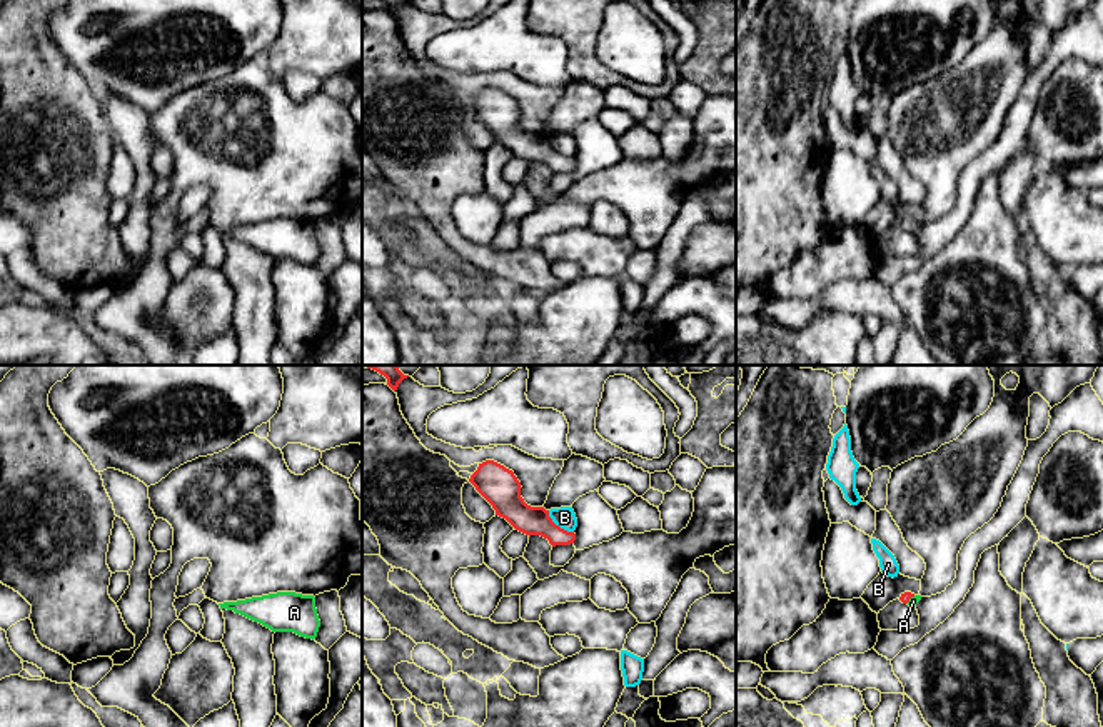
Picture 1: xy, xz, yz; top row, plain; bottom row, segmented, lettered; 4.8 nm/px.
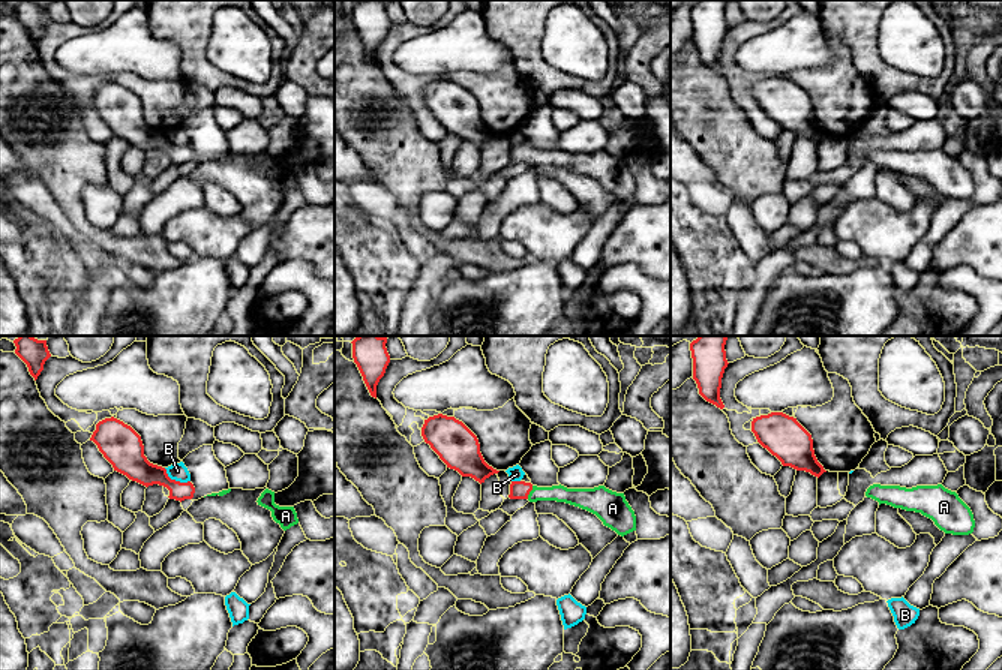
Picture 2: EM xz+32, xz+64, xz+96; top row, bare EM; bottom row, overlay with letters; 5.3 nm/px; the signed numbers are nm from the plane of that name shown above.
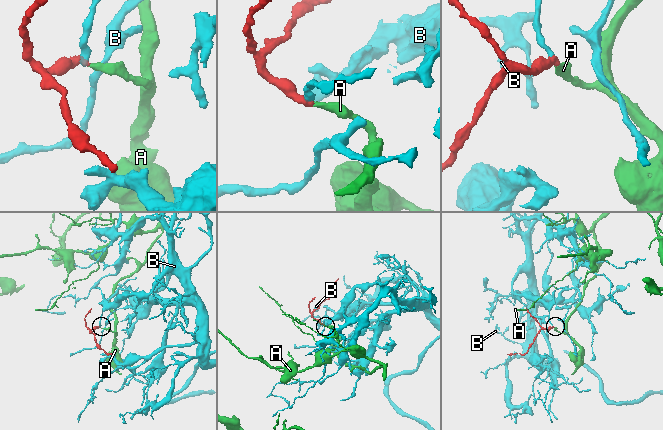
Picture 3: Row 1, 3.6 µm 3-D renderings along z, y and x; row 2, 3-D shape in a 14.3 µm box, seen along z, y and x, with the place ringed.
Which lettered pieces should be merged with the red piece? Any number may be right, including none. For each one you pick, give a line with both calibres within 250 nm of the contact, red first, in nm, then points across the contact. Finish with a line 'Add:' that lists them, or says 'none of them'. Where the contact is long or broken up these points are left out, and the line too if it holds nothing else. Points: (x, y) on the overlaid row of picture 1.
A: calibres 50 and 50 nm; way yz (905, 597), (910, 597), (913, 601)
Add: A

